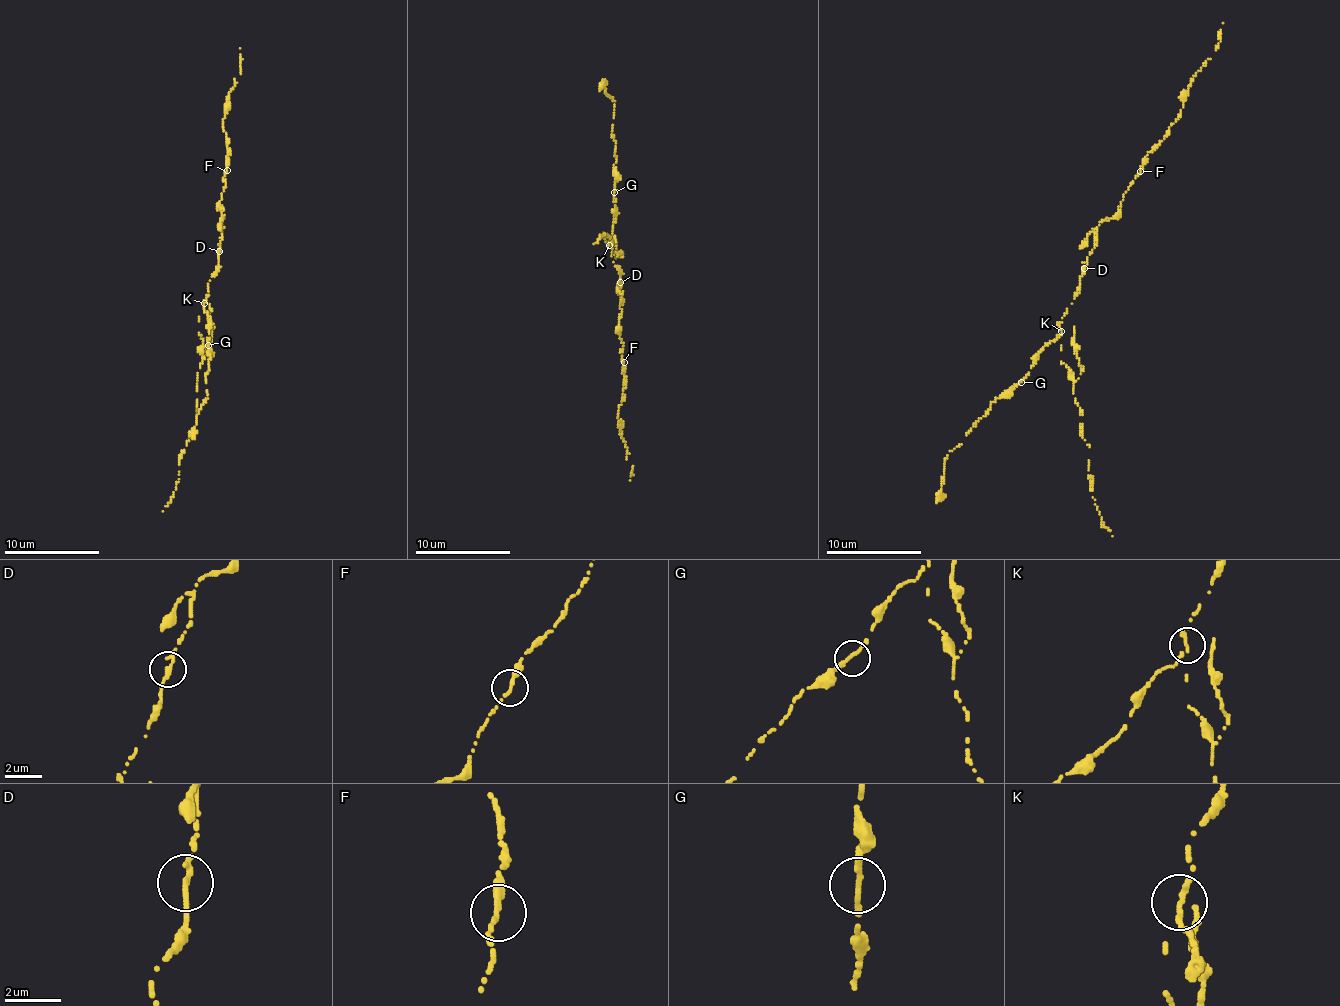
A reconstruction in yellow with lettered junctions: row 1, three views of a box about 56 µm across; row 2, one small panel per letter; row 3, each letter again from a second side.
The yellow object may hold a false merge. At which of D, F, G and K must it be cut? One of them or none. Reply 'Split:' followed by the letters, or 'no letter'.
Split: K

